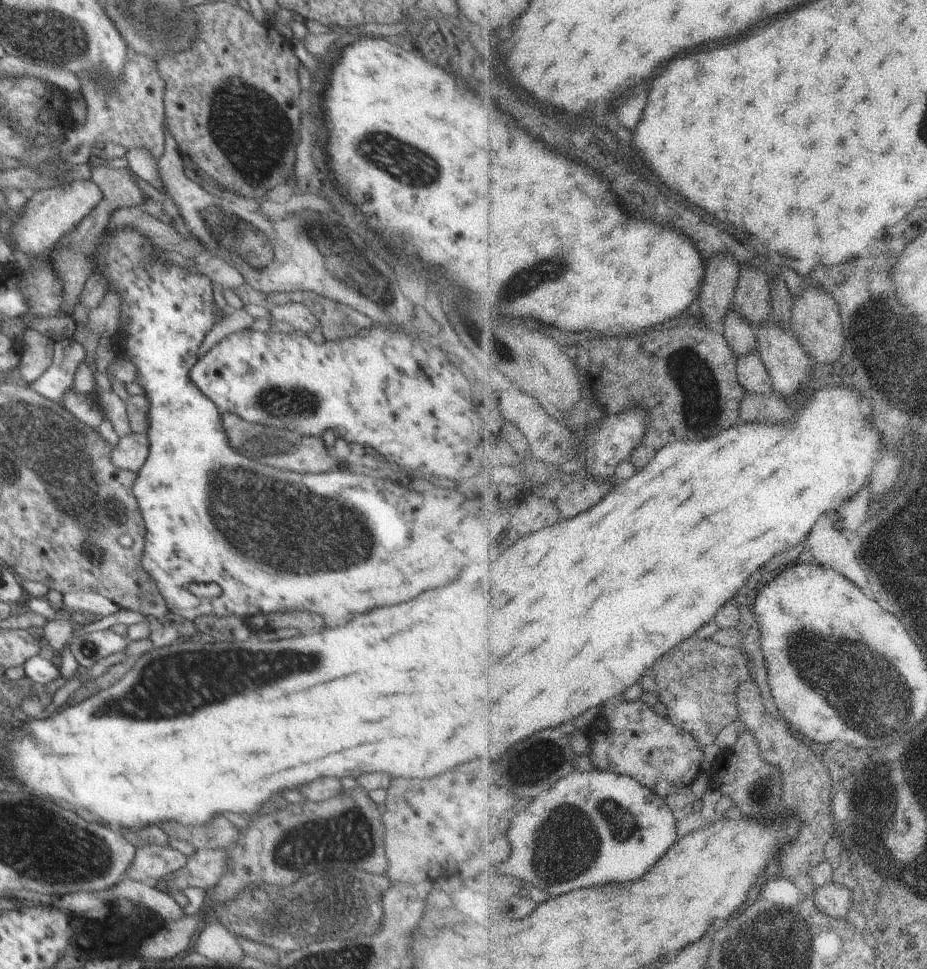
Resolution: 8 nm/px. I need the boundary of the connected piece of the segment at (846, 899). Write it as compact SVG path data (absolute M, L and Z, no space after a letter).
M826 883L815 890L811 898L822 912L835 918L847 919L852 908L853 894L841 883Z

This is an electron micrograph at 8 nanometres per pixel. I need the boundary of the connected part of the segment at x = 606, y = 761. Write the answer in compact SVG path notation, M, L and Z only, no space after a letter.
M614 698L601 708L605 708L602 724L595 724L590 730L592 750L589 755L594 766L605 772L628 774L666 798L694 784L698 774L702 772L702 764L706 762L706 752L702 751L698 736L687 735L678 724L667 720L666 716L650 708L650 704L646 704L644 700Z

